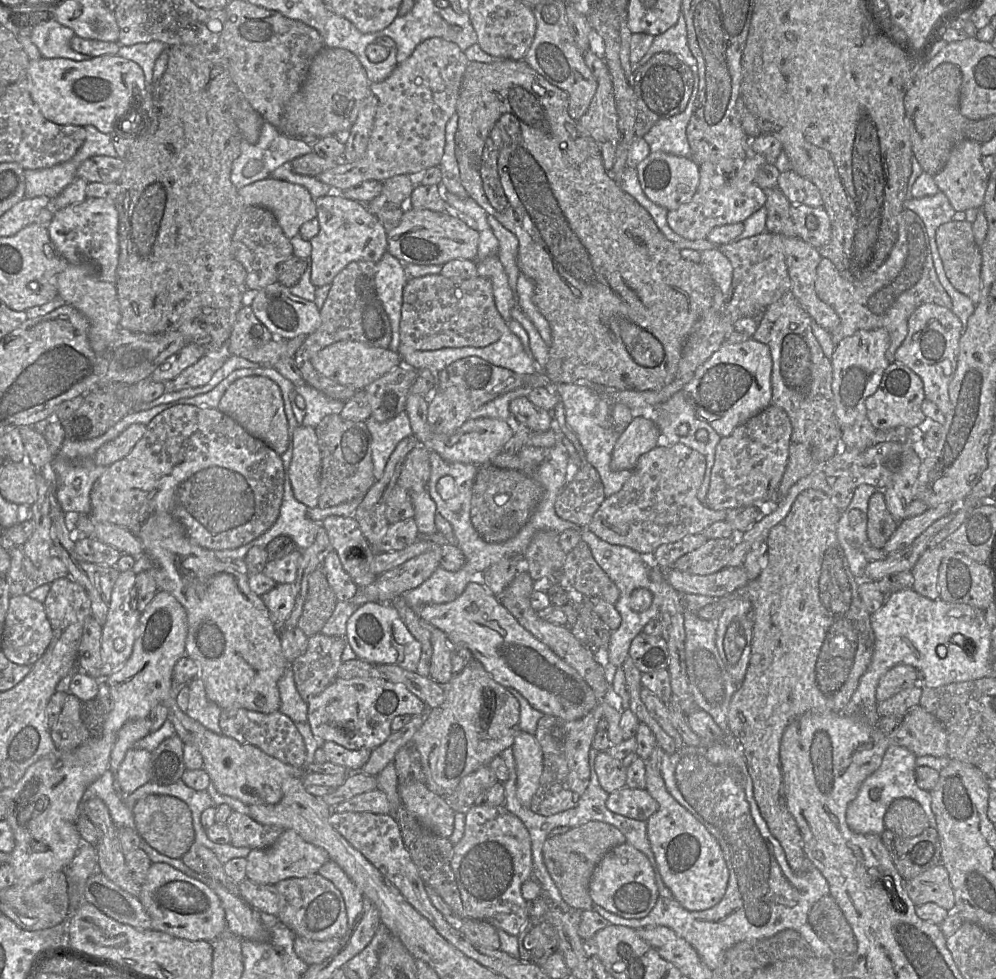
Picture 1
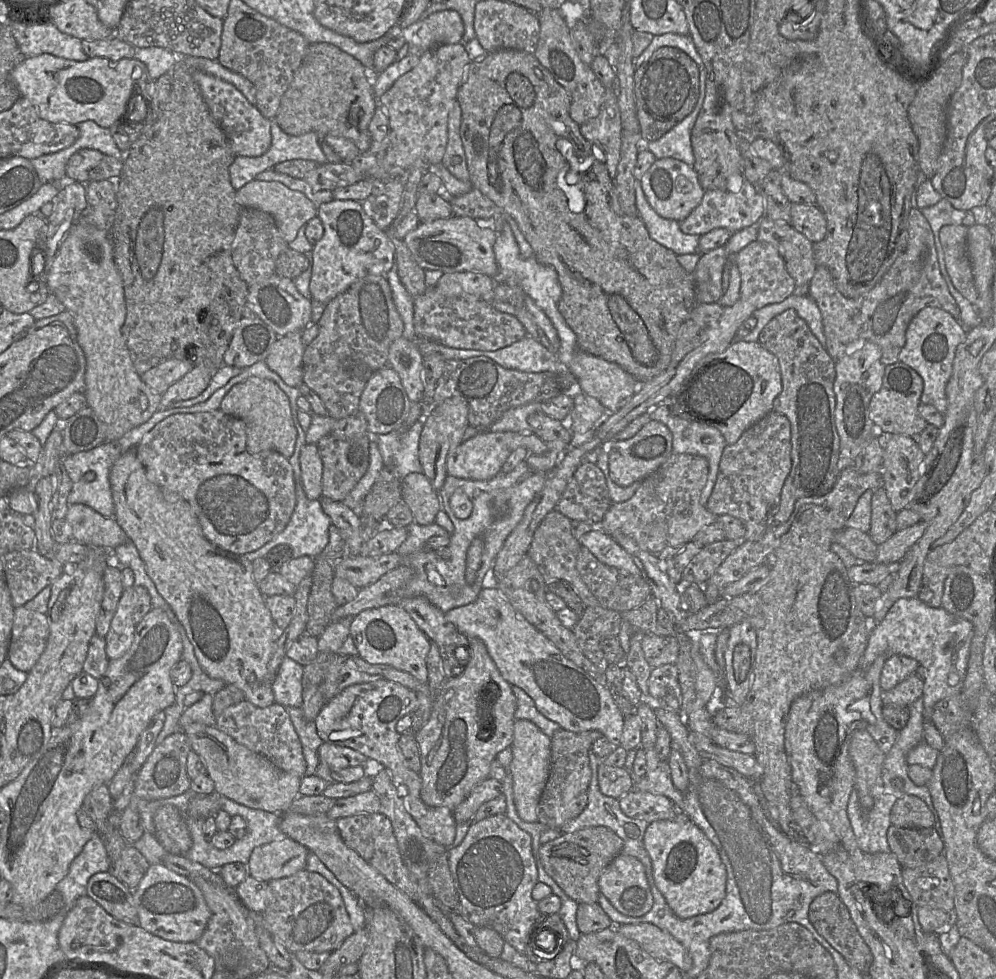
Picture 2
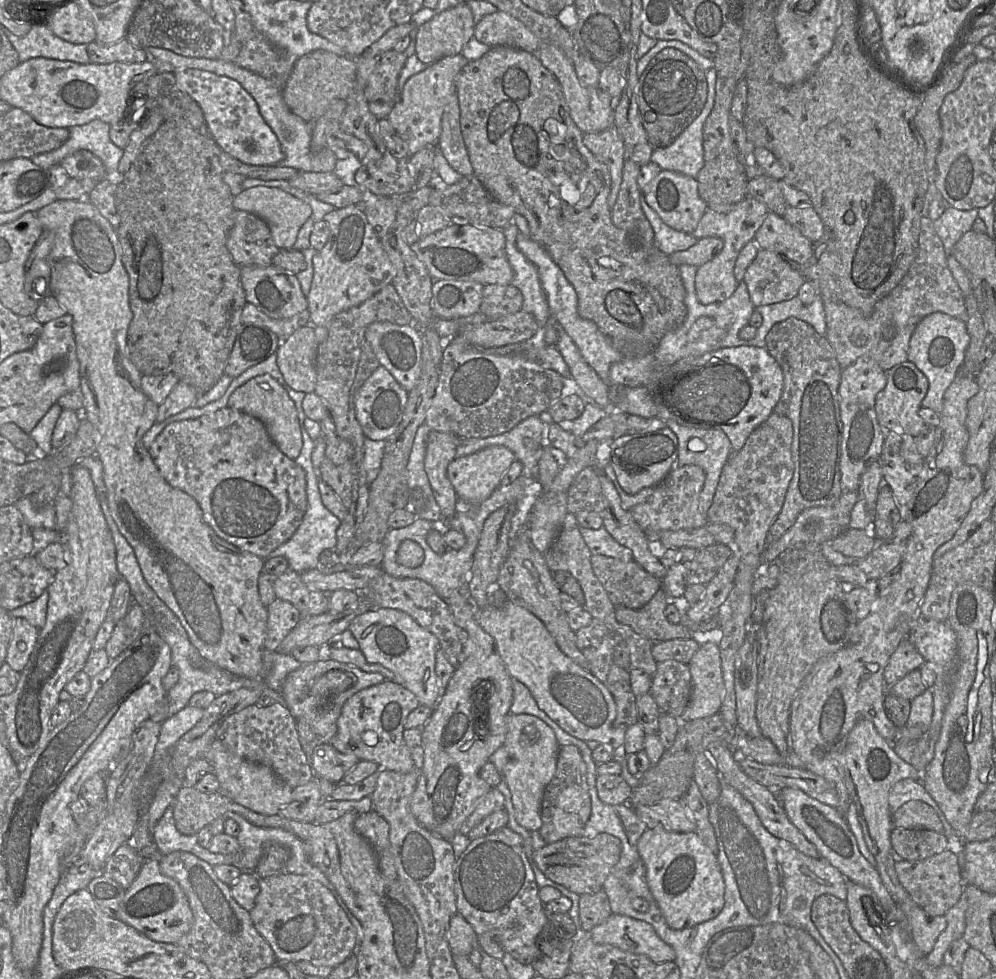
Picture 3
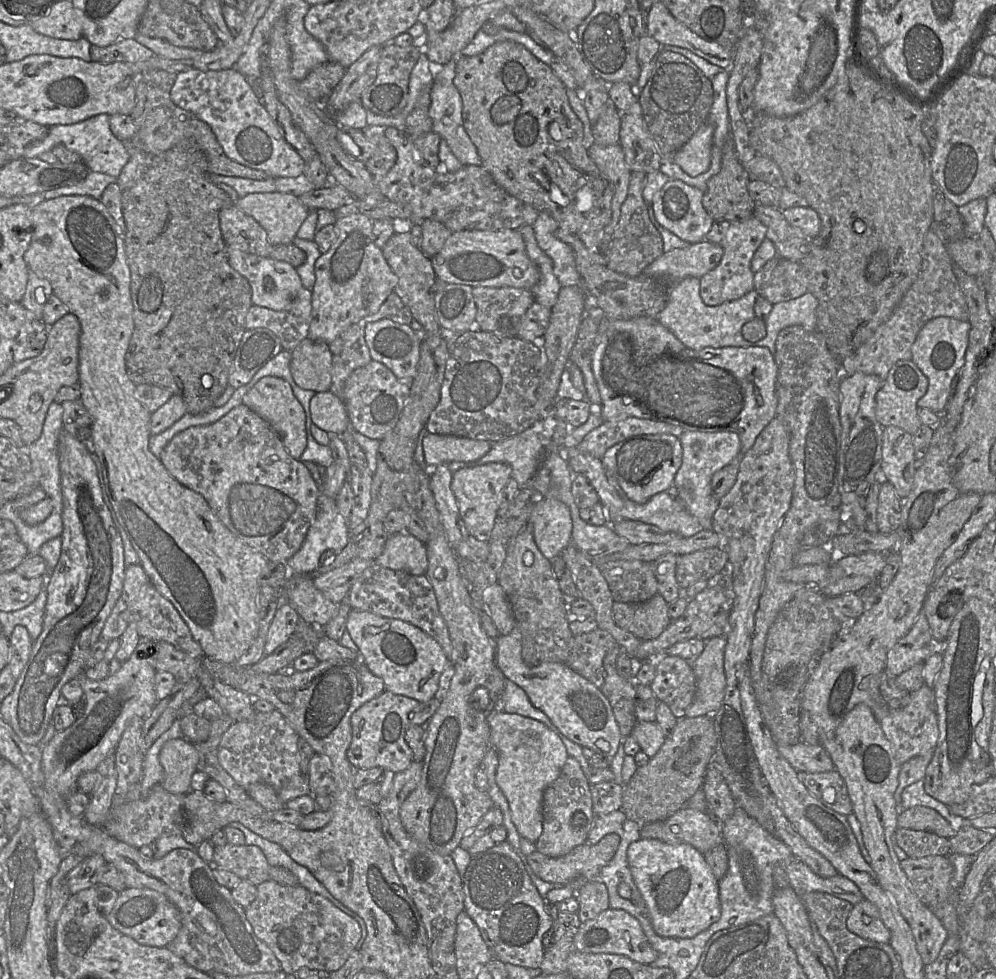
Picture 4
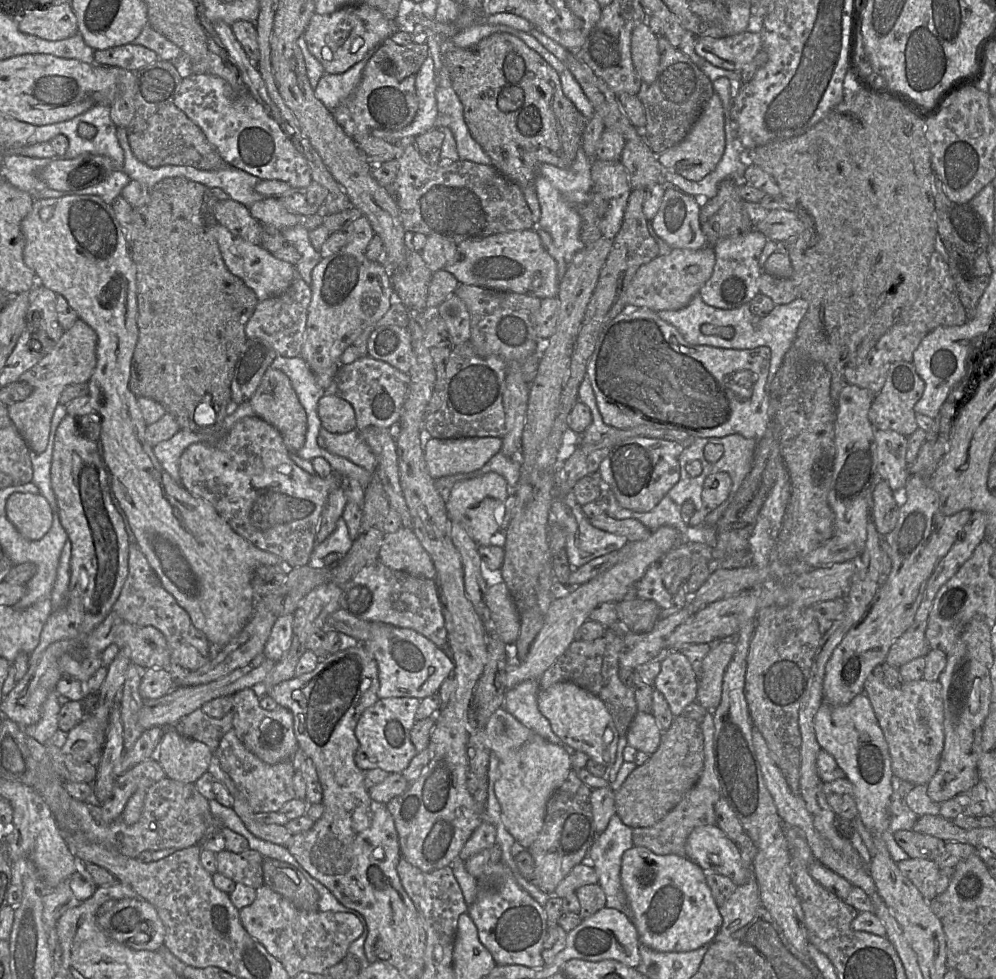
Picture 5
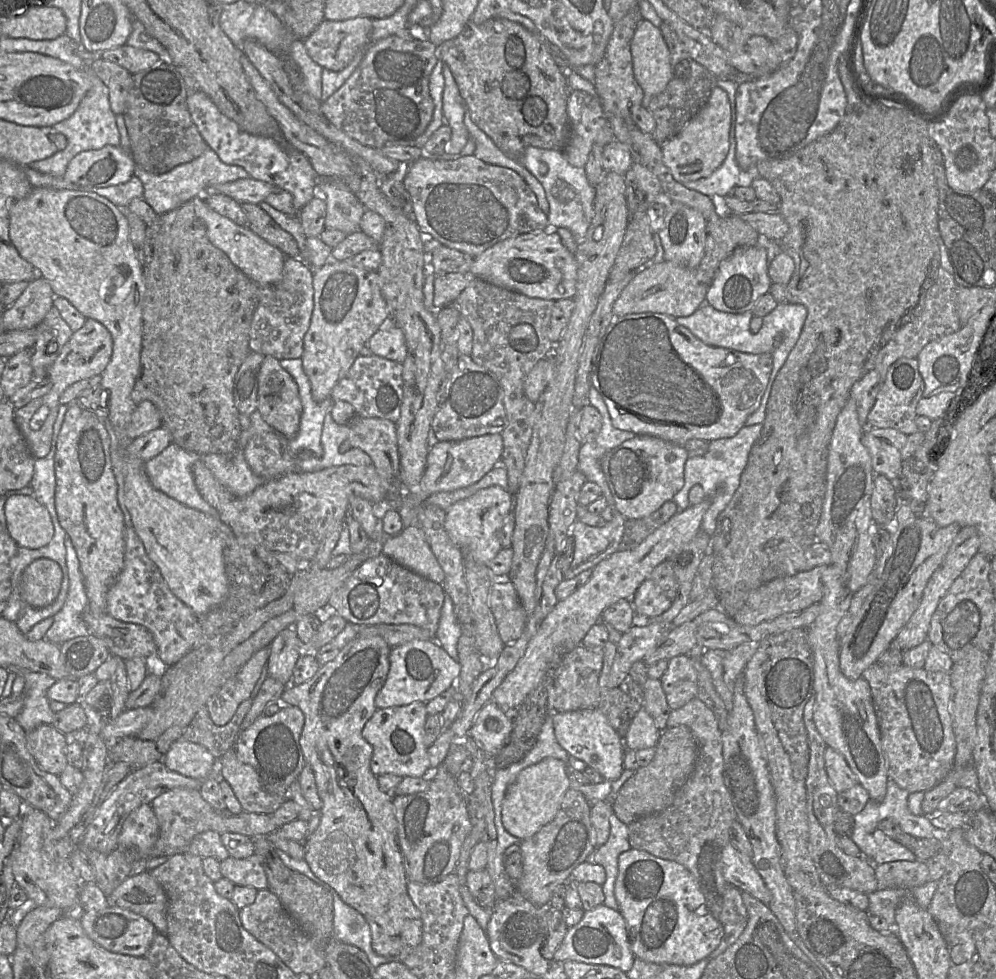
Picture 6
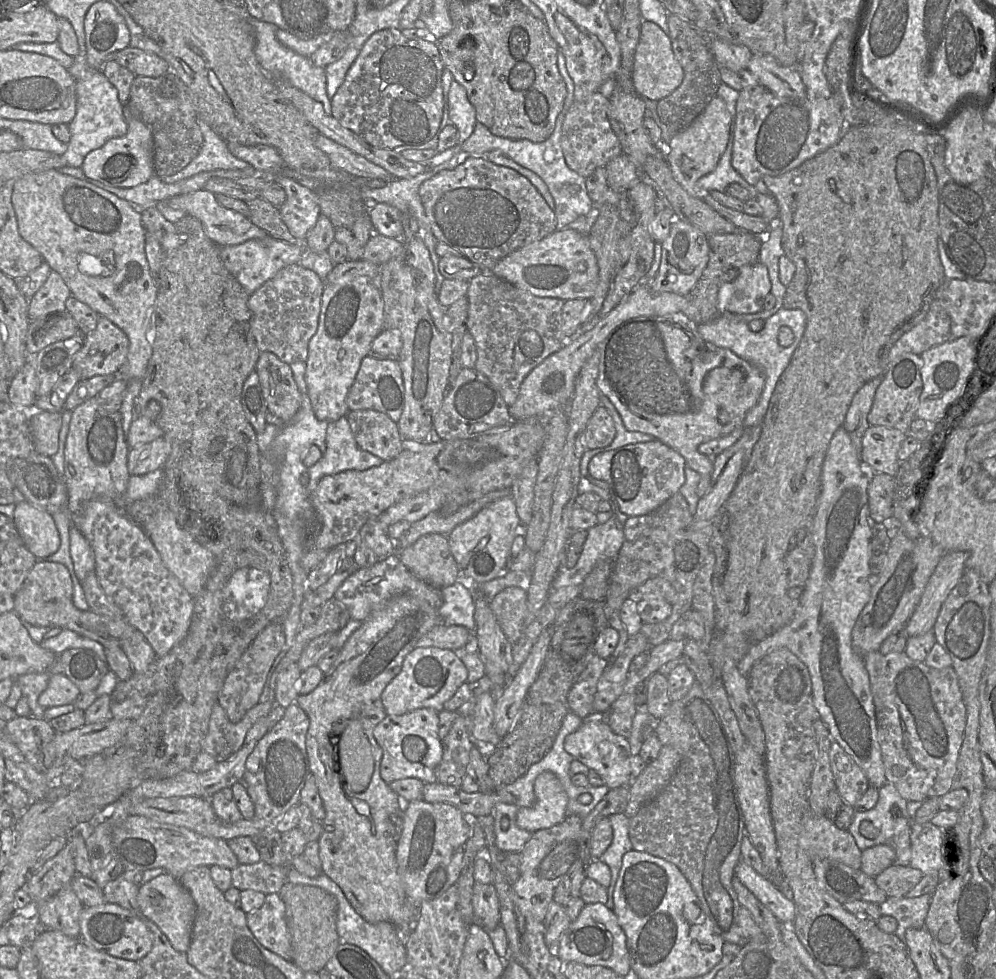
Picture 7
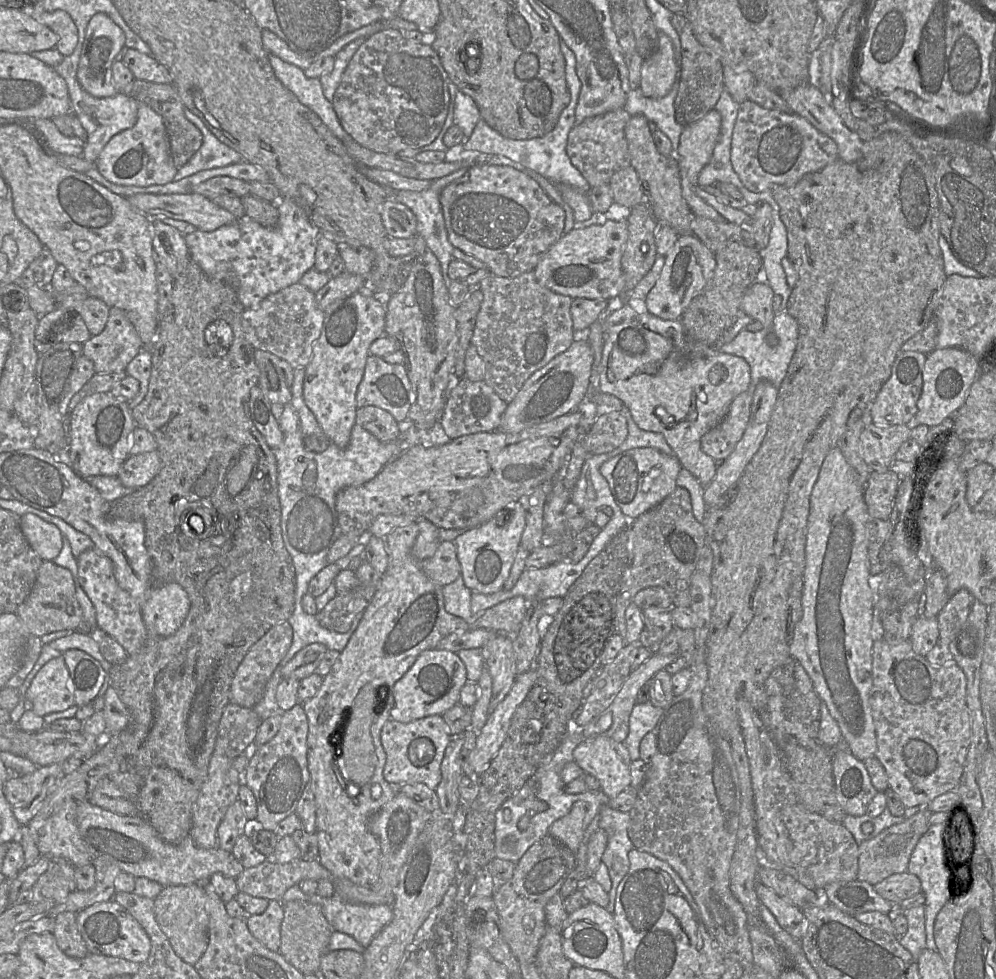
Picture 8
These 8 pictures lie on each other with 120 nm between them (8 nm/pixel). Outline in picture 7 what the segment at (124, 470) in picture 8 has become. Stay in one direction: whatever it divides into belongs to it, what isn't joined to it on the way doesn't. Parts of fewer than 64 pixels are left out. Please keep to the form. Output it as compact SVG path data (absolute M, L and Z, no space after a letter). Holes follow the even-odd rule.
M164 437L129 449L127 470L130 476L141 476L162 469L170 453Z

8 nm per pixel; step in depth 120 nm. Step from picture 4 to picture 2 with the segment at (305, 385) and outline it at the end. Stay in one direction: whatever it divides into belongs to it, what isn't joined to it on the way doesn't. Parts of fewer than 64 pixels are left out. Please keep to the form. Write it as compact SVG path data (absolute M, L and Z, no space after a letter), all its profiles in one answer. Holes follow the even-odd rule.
M295 331L278 337L264 360L287 385L296 388L303 383L303 354L306 345L301 336L302 331Z

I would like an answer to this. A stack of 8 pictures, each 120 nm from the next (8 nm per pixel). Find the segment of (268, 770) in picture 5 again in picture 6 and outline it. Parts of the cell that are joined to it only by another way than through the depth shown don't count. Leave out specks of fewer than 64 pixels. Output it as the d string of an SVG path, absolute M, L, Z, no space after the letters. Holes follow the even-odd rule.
M235 748L218 760L214 775L230 784L243 811L249 813L272 815L288 799L268 793L254 768L239 760Z

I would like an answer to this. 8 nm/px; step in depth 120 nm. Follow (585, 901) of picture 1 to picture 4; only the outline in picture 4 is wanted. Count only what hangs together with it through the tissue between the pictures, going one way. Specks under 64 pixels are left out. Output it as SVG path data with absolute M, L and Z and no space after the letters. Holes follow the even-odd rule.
M610 833L596 844L585 842L560 857L550 857L535 850L532 854L526 855L526 861L535 875L547 882L570 882L575 878L584 878L587 881L599 880L600 871L614 857L619 844L620 836Z

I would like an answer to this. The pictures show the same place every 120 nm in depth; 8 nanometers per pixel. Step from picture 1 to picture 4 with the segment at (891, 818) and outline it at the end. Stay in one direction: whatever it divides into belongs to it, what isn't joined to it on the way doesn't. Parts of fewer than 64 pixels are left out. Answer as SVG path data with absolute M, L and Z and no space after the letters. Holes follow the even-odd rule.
M920 805L910 807L899 813L897 816L897 826L933 832L945 838L951 838L956 834L956 830L936 810Z

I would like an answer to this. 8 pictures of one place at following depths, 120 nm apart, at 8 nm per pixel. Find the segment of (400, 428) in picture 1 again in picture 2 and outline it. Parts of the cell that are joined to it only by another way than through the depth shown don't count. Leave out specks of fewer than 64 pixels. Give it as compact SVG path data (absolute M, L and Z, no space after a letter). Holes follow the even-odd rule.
M423 421L404 430L372 436L382 456L384 467L392 469L402 480L408 474L422 473L419 459L419 442Z

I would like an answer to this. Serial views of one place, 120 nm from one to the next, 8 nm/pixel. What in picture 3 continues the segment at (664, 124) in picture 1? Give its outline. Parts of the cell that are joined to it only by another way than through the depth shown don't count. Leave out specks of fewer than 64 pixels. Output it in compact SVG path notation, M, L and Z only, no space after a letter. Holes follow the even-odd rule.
M715 69L704 71L708 93L701 113L670 146L654 149L651 155L651 161L662 170L675 171L696 179L704 165L703 128L712 111L716 90Z

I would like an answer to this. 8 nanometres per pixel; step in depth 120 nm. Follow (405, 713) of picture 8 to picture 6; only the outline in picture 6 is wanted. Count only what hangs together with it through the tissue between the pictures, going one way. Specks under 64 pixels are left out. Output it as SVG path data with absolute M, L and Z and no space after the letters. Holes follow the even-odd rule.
M412 640L391 648L389 671L384 685L375 697L377 709L405 706L419 701L426 703L456 684L460 664L434 640Z

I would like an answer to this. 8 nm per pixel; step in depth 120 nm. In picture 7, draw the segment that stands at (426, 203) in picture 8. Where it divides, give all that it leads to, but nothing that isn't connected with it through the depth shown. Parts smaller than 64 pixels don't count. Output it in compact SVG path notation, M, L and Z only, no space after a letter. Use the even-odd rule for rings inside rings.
M457 156L453 157L451 160L437 165L434 168L426 169L426 171L418 174L417 176L414 176L412 178L393 178L392 180L385 183L385 185L381 188L363 188L361 189L361 196L362 199L366 202L368 205L368 214L369 214L369 206L371 204L376 203L385 203L392 205L396 207L402 214L409 214L413 216L418 224L419 224L419 233L418 236L421 236L423 239L426 247L429 250L430 257L433 263L434 273L436 276L435 280L435 293L438 295L441 284L444 281L445 277L440 273L438 263L439 263L439 255L436 253L436 245L438 243L438 240L433 235L430 227L428 226L428 220L425 214L425 210L423 207L423 203L421 201L421 197L419 195L419 187L420 185L427 179L433 177L435 174L437 174L441 170L450 170L454 169L459 165L457 161Z

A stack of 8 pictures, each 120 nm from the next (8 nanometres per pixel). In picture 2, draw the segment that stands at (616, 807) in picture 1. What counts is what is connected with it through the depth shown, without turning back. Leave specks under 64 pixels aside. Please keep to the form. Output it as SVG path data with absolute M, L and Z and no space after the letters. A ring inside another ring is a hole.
M632 789L619 799L621 810L631 818L648 823L672 820L680 813L674 803L665 795Z

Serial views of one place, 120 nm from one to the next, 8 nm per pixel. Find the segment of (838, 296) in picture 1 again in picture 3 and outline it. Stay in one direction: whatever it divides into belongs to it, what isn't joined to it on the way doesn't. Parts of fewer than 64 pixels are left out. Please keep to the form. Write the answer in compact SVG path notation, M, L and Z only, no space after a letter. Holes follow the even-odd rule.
M926 215L921 217L915 260L901 282L876 303L870 315L839 302L823 300L825 336L843 369L861 357L872 359L885 372L907 361L910 339L916 326L934 312L942 312L965 323L968 321L965 296L948 267L947 254L933 222Z

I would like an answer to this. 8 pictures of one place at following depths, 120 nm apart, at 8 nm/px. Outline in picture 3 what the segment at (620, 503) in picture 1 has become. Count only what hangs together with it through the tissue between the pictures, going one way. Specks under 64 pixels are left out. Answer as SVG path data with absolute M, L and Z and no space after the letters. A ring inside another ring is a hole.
M697 465L675 466L667 477L654 487L648 499L629 512L648 538L654 538L663 531L677 531L706 526L707 516L699 511L699 498L705 482L705 472Z

